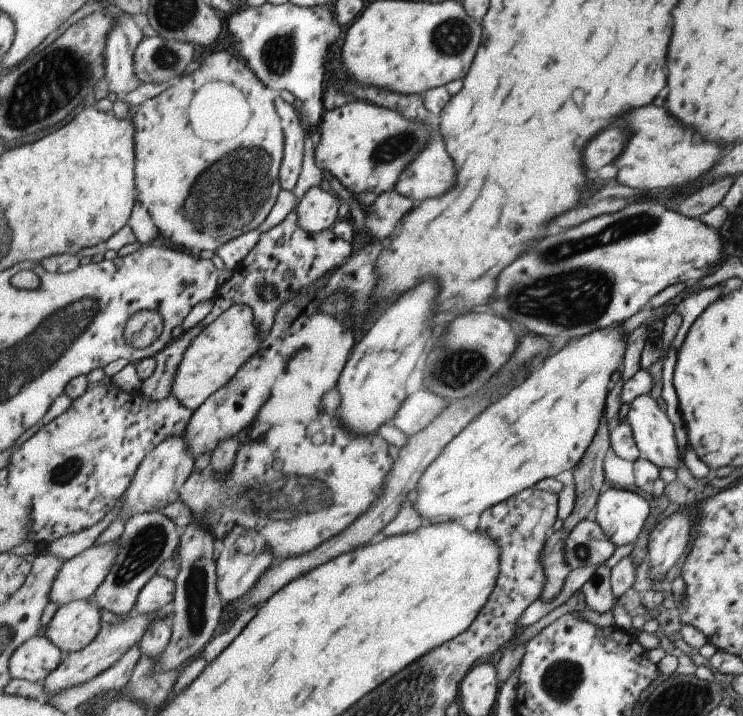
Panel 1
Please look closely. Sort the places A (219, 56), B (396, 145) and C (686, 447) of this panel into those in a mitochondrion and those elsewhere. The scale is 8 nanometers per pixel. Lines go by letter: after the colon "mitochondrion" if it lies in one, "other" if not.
A: other
B: mitochondrion
C: other

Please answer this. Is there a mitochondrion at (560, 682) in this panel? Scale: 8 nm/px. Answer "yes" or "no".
yes

